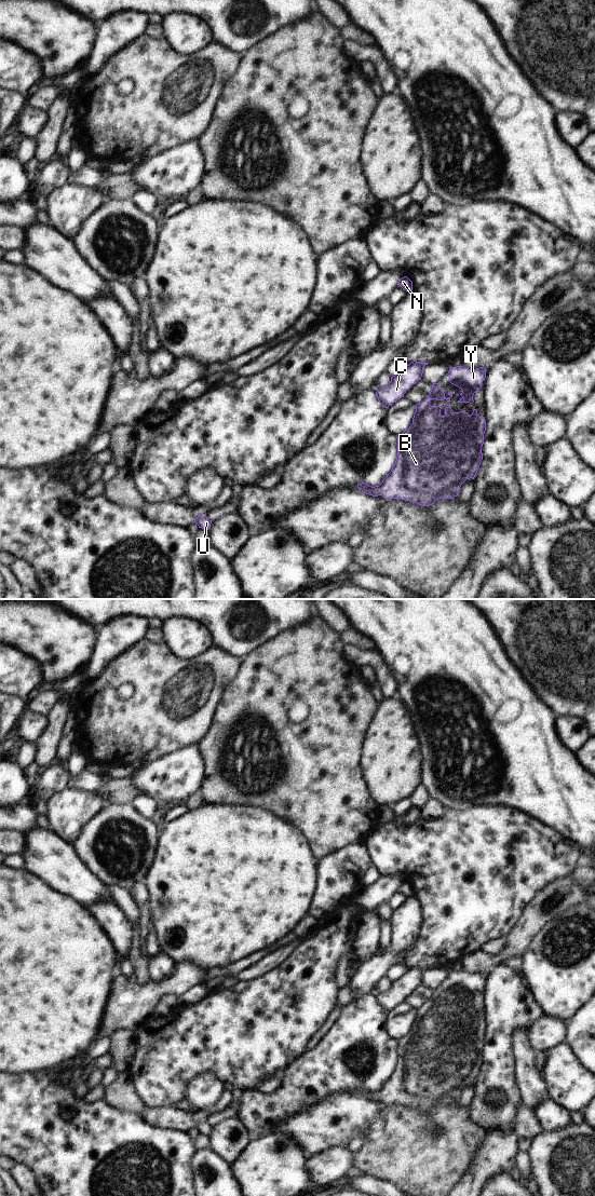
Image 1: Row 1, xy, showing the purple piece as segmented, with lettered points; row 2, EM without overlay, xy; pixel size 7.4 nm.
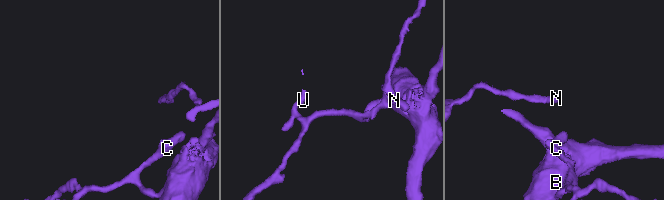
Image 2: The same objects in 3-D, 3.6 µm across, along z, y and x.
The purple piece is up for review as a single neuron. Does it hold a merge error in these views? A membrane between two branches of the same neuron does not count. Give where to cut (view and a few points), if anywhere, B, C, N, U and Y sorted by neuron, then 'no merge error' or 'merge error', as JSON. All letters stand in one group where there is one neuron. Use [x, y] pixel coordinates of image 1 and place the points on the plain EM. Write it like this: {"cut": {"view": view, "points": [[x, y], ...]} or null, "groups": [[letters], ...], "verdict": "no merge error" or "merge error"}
{"cut": null, "groups": [["B", "C", "N", "U", "Y"]], "verdict": "no merge error"}

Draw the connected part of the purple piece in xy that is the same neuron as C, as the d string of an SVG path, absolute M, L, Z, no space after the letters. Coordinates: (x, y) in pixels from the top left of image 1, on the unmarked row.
M411 966L402 976L391 981L391 987L376 996L379 1007L388 1012L397 1004L404 1002L406 995L421 983L423 973L429 967Z

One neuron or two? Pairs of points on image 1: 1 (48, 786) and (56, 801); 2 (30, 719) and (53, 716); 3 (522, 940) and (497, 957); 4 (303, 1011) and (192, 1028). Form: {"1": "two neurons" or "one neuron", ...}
{"1": "two neurons", "2": "two neurons", "3": "one neuron", "4": "one neuron"}

